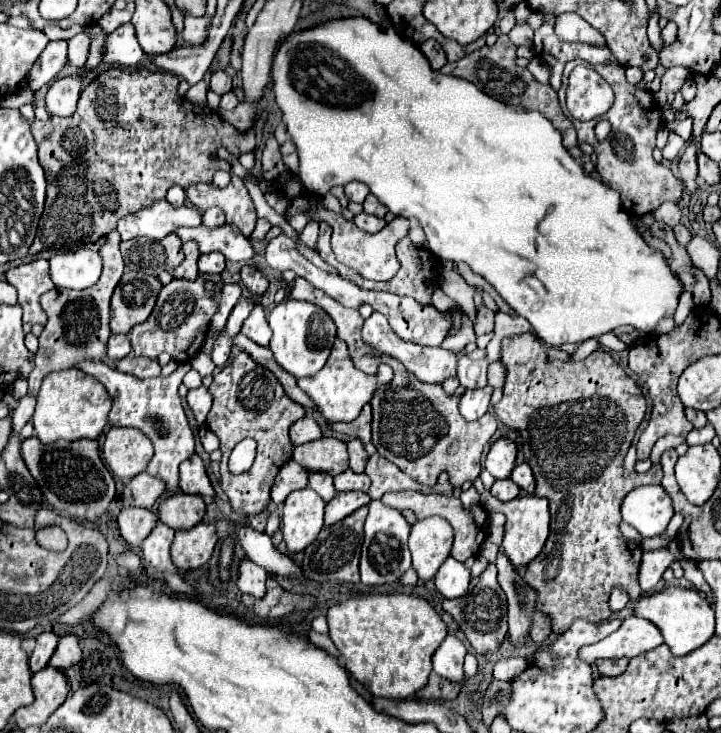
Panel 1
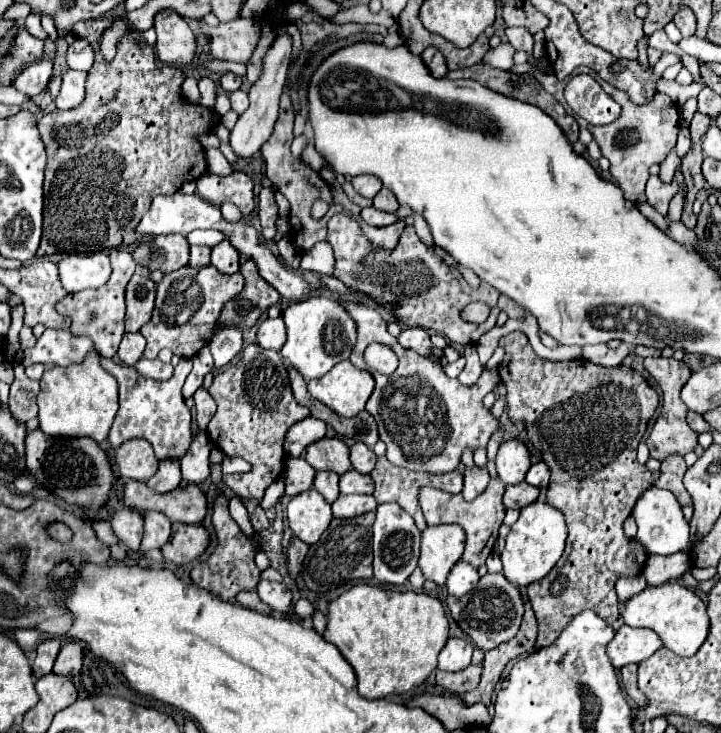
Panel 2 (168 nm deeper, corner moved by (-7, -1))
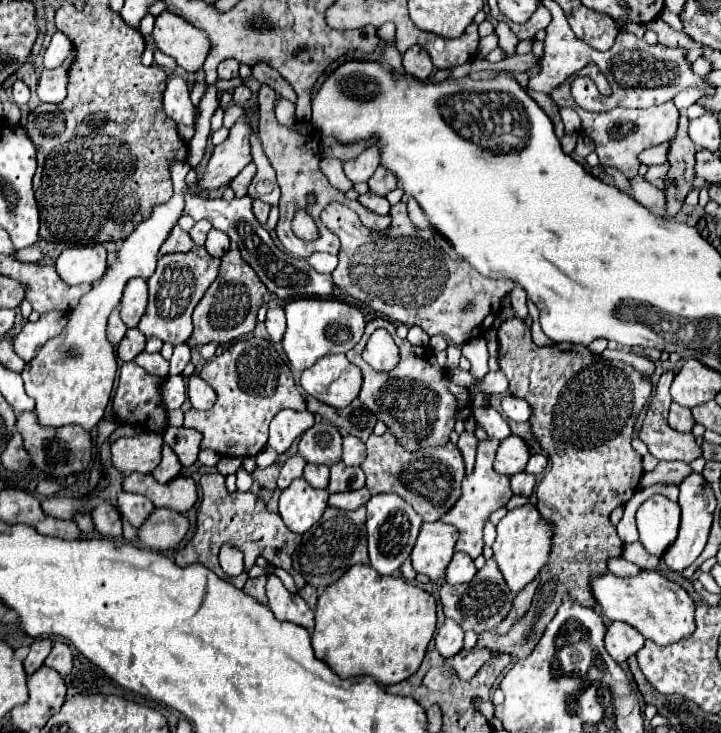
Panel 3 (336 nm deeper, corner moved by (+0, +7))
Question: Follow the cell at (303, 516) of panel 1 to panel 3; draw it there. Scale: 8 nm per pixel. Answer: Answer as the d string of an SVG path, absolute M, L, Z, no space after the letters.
M294 479L280 495L280 517L294 533L306 533L326 511L328 491L314 489L306 479Z

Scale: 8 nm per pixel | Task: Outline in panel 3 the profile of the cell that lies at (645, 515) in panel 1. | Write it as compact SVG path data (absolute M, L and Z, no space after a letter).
M654 495L638 507L636 523L644 549L650 555L662 557L678 535L680 505L664 495Z

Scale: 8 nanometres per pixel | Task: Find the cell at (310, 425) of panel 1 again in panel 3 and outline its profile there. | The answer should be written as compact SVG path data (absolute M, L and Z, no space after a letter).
M280 411L270 423L268 445L278 453L284 453L296 437L314 425L314 415L310 411Z

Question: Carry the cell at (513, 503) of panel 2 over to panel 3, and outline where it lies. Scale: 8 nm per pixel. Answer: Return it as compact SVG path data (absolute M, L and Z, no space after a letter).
M518 473L518 475L512 477L512 491L516 495L530 497L532 491L534 491L534 487L536 487L536 477L530 475L530 473Z

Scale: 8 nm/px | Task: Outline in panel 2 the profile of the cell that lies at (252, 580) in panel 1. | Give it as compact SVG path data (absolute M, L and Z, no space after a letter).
M259 581L257 585L257 595L261 597L263 603L267 603L271 609L289 613L291 609L291 591L283 583L273 583L273 581Z

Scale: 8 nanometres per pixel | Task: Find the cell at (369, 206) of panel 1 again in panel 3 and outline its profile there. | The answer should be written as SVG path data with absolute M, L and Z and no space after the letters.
M382 165L374 171L374 175L372 175L370 181L368 181L370 191L376 193L376 195L382 195L382 197L384 197L388 191L392 191L392 189L396 187L396 183L398 183L398 179L396 179L386 167L382 167Z

